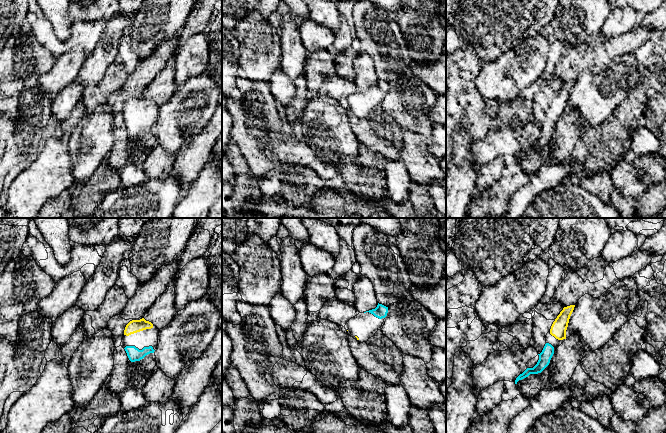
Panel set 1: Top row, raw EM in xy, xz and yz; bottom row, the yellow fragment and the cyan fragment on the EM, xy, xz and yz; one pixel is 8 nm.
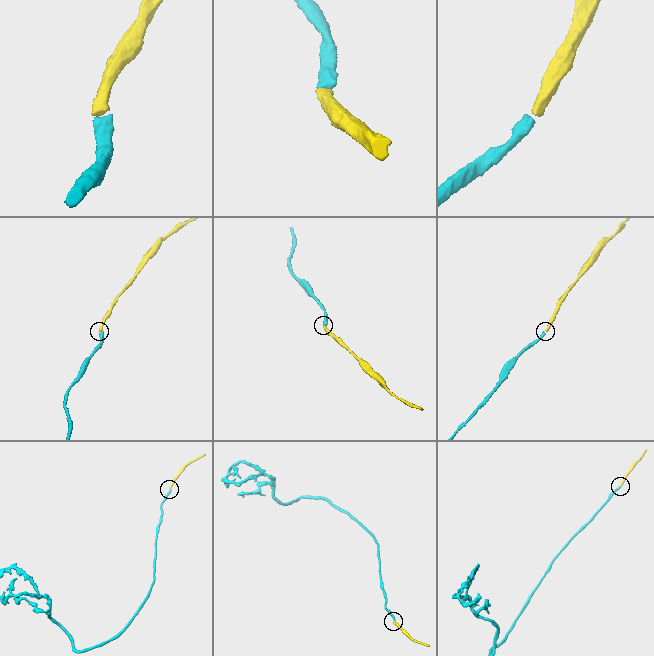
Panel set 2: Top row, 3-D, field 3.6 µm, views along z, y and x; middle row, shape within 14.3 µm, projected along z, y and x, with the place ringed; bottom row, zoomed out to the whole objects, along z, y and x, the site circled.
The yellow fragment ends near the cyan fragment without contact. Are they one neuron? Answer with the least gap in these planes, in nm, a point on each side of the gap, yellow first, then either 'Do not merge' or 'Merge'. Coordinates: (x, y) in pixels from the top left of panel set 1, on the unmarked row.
Distance 70 nm. Across: yz (556, 114), (550, 120). Merge

